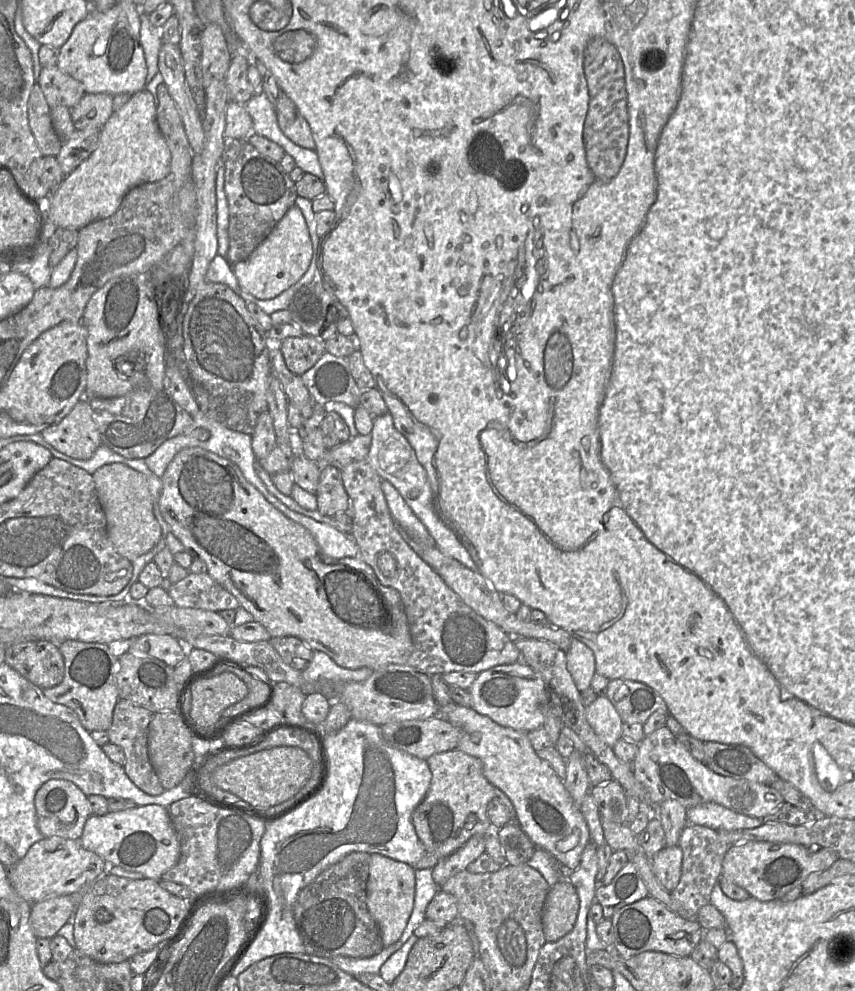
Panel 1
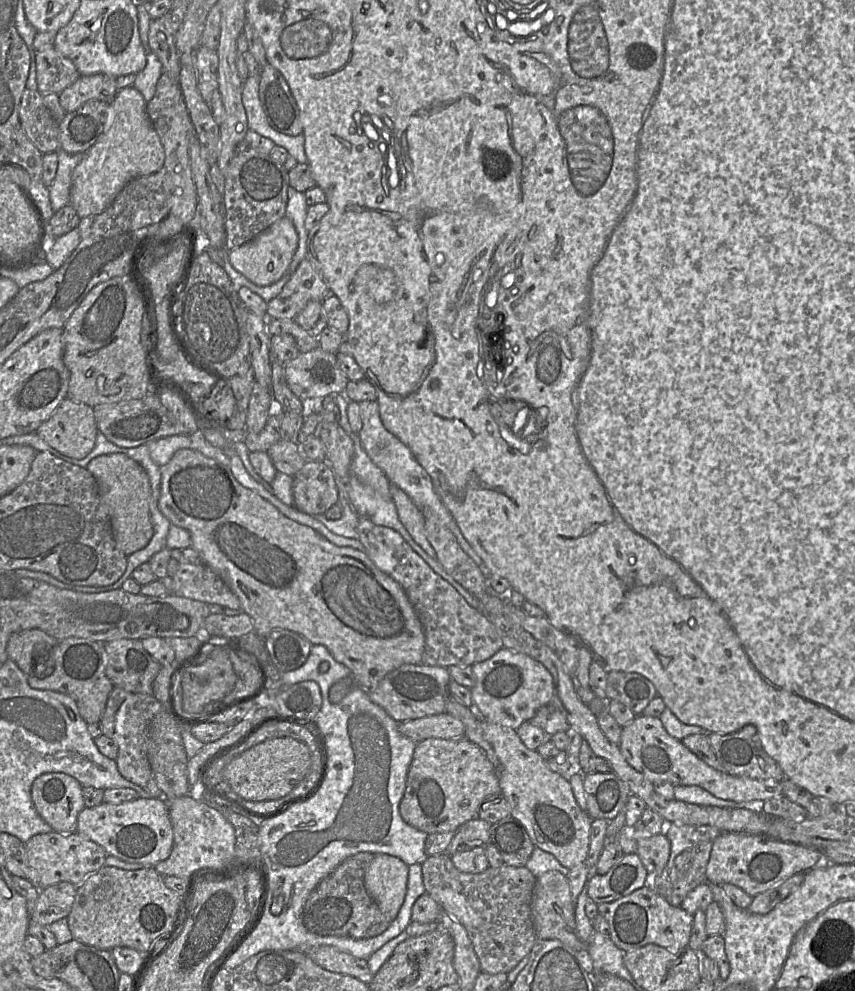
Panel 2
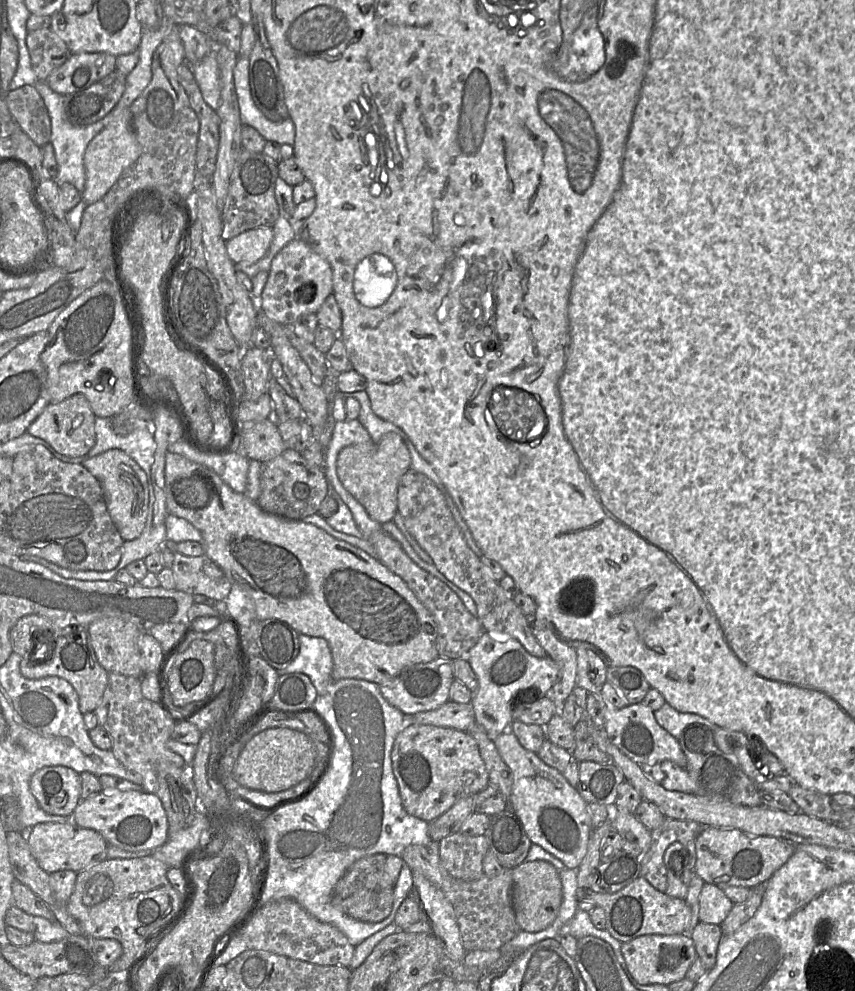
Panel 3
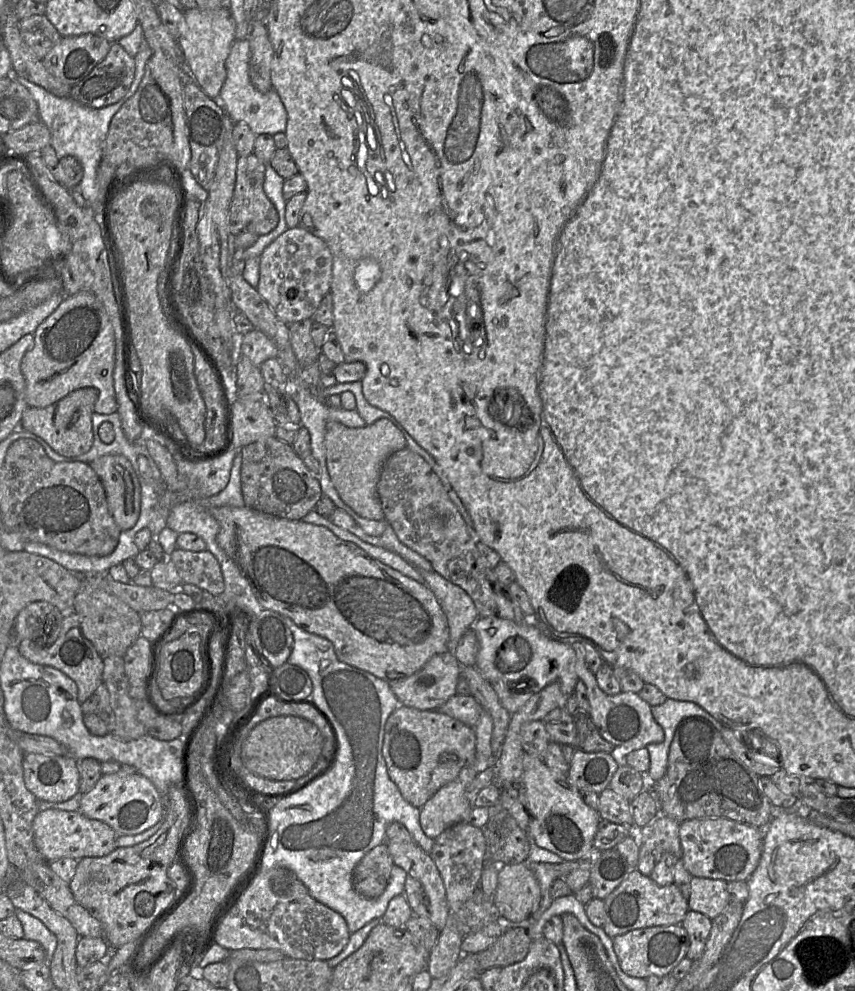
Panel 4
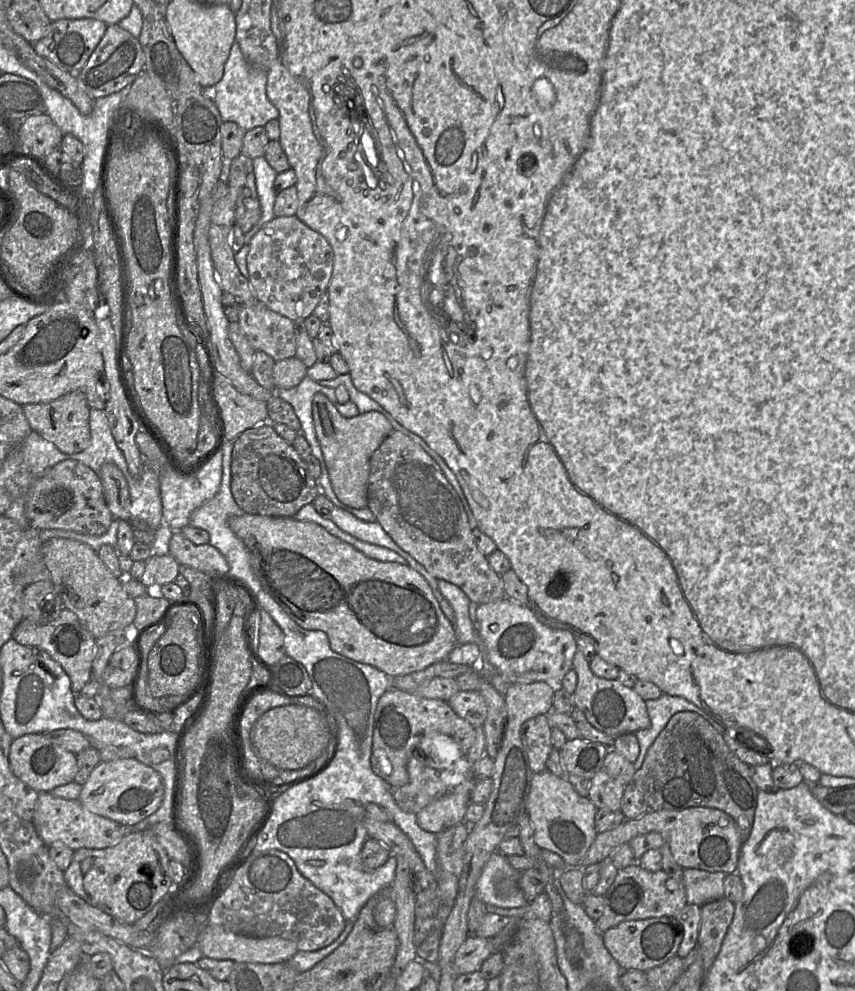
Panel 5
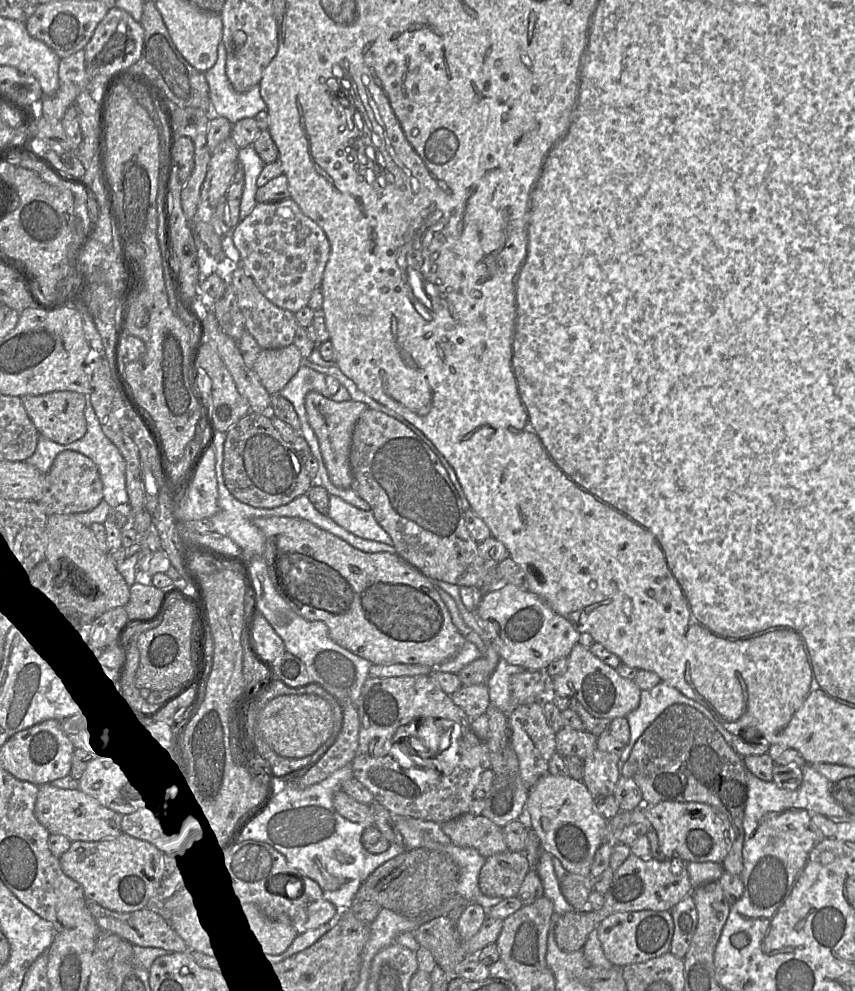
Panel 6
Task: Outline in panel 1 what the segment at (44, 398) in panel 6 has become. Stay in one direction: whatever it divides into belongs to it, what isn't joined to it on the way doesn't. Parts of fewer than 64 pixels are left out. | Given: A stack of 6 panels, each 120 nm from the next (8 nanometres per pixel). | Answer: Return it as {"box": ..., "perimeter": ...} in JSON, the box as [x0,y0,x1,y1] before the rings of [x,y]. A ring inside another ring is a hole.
{"box":[40,399,101,460],"perimeter":[[[81,399],[58,424],[40,434],[56,450],[77,460],[90,459],[101,445],[88,399]]]}

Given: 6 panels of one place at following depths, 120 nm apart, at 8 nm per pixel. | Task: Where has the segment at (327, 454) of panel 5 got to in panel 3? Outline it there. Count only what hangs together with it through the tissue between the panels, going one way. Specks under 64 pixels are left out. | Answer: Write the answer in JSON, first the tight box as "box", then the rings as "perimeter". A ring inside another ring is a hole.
{"box":[336,433,410,523],"perimeter":[[[397,433],[386,434],[375,444],[373,452],[363,452],[357,446],[346,446],[340,451],[336,462],[337,475],[343,487],[379,523],[392,521],[397,513],[398,485],[410,466],[410,453]]]}

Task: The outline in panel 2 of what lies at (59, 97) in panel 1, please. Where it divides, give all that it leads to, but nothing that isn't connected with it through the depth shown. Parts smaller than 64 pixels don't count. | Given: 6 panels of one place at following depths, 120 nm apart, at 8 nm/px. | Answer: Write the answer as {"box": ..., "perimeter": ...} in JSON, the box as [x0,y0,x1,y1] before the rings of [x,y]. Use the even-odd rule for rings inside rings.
{"box":[35,47,80,95],"perimeter":[[[54,47],[36,52],[35,58],[38,91],[41,94],[58,95],[80,77],[73,62]]]}

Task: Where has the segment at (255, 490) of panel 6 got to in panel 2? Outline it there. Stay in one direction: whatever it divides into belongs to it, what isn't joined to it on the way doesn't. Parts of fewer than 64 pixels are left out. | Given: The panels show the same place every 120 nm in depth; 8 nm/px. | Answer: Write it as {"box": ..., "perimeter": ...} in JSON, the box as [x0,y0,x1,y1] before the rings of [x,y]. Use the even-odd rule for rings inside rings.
{"box":[293,460,338,515],"perimeter":[[[306,460],[293,476],[293,506],[309,515],[323,515],[338,503],[334,472],[327,461]]]}

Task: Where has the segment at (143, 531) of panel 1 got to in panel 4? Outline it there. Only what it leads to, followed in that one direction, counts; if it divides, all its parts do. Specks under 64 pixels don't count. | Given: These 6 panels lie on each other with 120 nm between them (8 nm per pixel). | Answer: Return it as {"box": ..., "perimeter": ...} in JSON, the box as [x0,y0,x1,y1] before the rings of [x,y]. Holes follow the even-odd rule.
{"box":[90,455,140,531],"perimeter":[[[123,455],[101,456],[90,467],[104,487],[108,509],[121,531],[131,529],[140,515],[140,482],[130,461]]]}

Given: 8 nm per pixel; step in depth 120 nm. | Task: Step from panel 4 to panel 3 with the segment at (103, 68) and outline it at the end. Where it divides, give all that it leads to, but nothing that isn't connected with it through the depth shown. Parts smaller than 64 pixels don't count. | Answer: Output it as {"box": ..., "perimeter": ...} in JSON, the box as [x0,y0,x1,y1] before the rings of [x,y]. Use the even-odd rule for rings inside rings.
{"box":[64,69,126,127],"perimeter":[[[118,69],[85,89],[64,96],[67,121],[74,127],[86,127],[108,115],[125,91],[126,75]]]}

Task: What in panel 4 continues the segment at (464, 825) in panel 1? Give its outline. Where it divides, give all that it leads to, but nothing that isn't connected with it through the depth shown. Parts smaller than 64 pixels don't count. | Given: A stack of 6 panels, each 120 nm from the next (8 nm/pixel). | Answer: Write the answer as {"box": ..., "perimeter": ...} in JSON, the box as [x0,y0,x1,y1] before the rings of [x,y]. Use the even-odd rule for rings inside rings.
{"box":[382,705,475,809],"perimeter":[[[399,705],[386,721],[382,754],[387,773],[404,799],[421,809],[441,787],[456,779],[464,767],[474,763],[475,730],[438,710]]]}

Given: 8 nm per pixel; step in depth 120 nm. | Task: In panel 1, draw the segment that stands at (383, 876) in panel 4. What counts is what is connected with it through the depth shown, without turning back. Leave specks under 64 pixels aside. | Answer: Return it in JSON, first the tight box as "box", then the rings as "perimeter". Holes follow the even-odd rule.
{"box":[293,852,384,958],"perimeter":[[[354,852],[322,872],[298,894],[293,906],[297,929],[309,955],[369,958],[384,948],[366,903],[371,854]]]}

